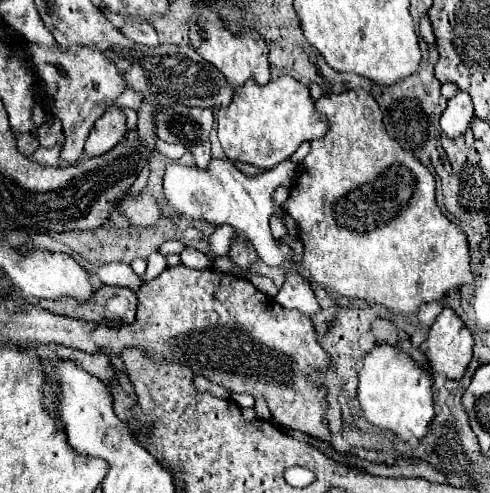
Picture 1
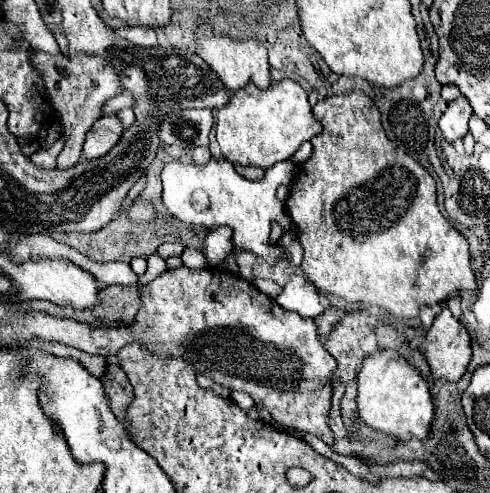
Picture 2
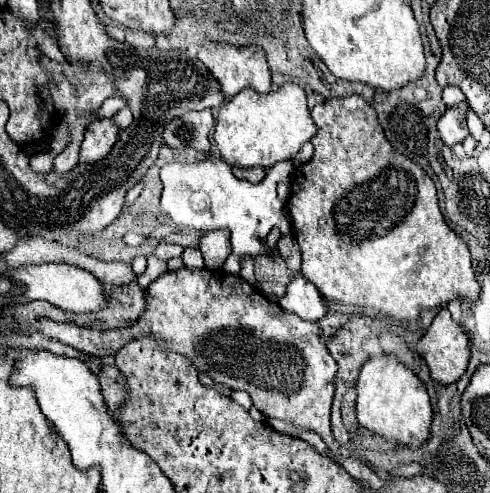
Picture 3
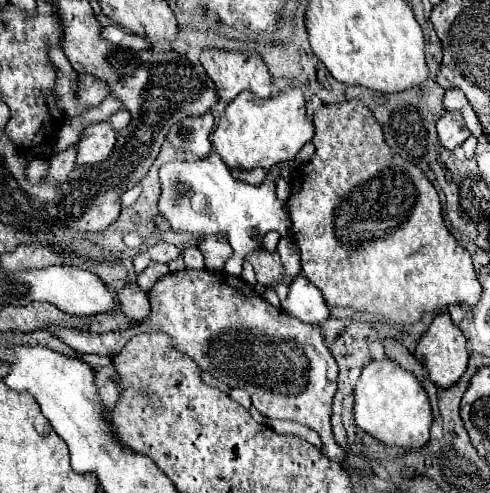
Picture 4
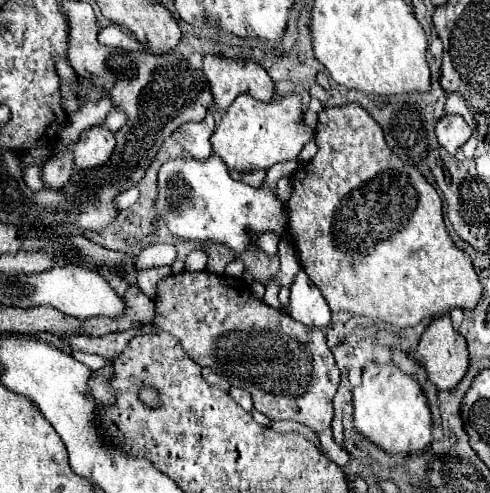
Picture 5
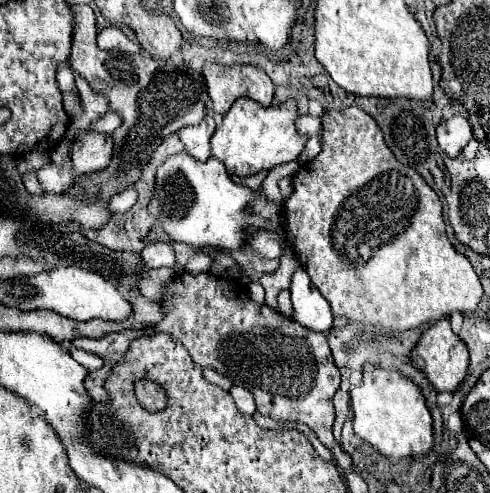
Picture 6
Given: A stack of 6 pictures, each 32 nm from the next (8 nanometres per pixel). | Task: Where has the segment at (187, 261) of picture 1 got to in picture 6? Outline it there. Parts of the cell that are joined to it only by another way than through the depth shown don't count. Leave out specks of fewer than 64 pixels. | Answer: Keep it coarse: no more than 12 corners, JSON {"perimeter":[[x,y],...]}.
{"perimeter":[[196,252],[186,264],[186,272],[210,272],[212,258]]}

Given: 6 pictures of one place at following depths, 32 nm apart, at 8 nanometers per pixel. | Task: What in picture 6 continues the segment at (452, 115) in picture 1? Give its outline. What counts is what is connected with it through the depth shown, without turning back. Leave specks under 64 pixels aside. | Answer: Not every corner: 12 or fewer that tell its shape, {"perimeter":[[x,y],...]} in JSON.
{"perimeter":[[456,114],[436,126],[440,150],[458,158],[472,140],[472,128]]}

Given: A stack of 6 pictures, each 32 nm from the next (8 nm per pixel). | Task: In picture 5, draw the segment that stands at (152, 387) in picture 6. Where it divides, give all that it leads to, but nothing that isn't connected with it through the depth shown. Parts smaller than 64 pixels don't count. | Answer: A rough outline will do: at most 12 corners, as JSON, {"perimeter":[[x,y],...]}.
{"perimeter":[[148,386],[139,388],[139,397],[146,405],[156,407],[157,391]]}

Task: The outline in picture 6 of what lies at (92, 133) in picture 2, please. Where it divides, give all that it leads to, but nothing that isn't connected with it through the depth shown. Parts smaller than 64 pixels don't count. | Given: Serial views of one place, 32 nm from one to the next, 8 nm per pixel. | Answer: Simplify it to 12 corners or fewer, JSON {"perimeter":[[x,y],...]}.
{"perimeter":[[80,134],[70,150],[76,174],[108,168],[112,138]]}

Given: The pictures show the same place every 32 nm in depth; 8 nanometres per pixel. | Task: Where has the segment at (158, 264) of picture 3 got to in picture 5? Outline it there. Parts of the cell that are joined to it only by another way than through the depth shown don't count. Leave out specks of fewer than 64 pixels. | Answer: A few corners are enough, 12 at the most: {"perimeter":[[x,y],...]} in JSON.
{"perimeter":[[168,266],[148,268],[138,274],[138,286],[156,298],[158,282],[172,275]]}

